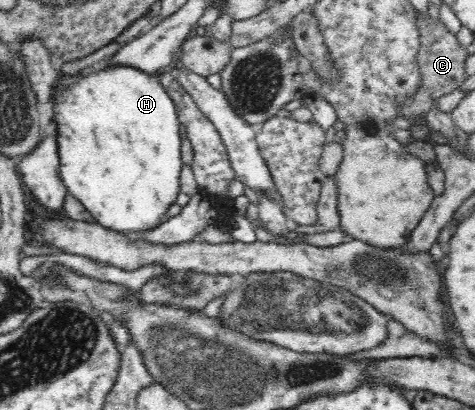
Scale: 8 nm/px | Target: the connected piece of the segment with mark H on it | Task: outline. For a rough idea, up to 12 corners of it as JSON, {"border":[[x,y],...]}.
{"border":[[156,75],[57,88],[60,175],[94,222],[145,234],[181,193]]}

